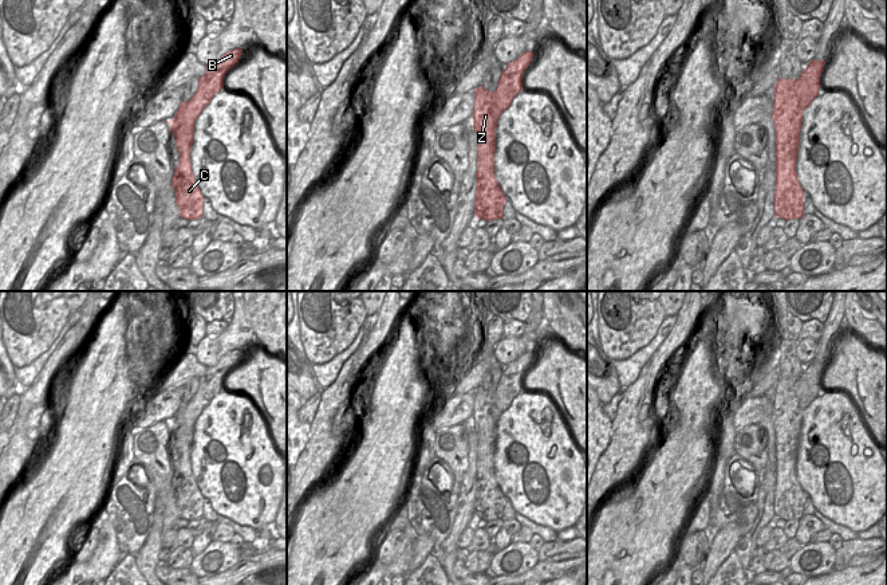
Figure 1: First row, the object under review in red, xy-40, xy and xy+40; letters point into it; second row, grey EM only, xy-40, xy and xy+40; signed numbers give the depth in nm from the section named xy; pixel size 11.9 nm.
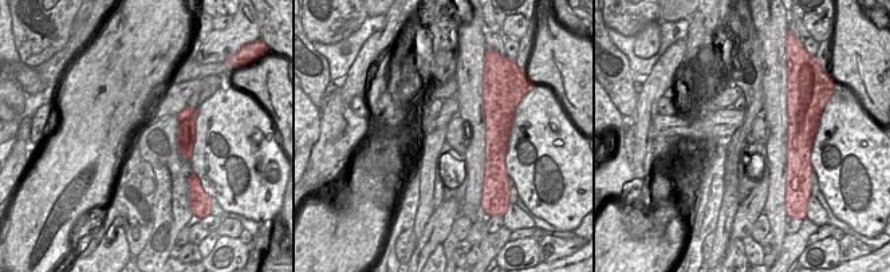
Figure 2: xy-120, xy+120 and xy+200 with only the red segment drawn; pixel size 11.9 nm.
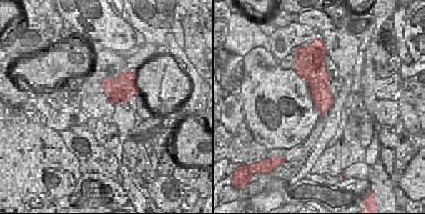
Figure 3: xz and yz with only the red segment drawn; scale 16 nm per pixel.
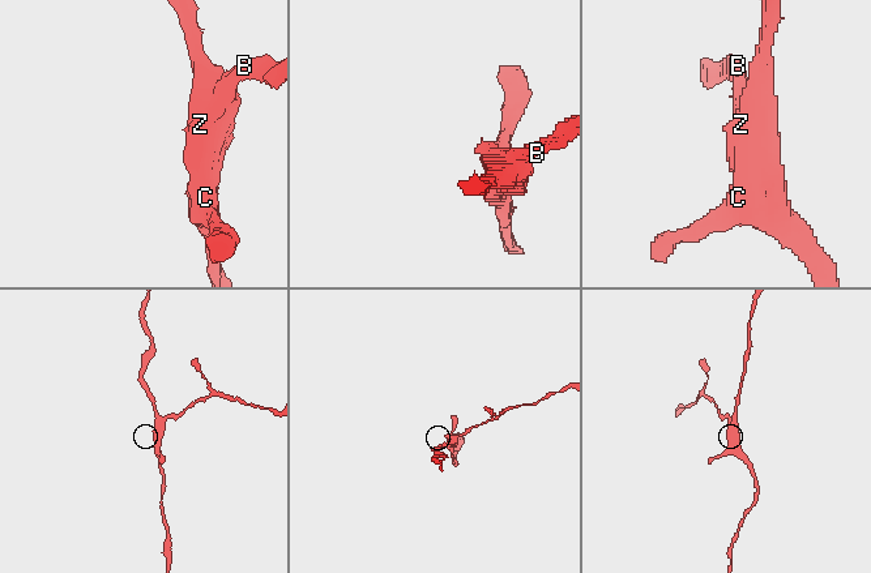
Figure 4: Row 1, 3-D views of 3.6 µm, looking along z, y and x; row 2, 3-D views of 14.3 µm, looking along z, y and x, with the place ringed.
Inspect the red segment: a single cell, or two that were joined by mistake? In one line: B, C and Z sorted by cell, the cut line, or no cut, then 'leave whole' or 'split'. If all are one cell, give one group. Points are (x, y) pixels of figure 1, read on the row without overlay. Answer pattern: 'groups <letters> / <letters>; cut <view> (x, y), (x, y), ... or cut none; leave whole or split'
groups B / C Z; cut xy (499, 381), (511, 387), (517, 393); split

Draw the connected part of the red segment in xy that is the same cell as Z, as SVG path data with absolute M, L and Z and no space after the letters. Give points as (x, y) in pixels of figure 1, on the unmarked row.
M498 382L494 392L474 390L473 428L477 433L477 472L474 517L486 522L502 518L505 495L494 475L497 420L519 393Z

